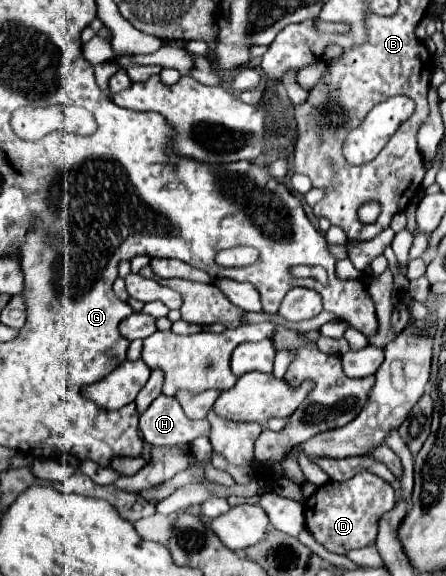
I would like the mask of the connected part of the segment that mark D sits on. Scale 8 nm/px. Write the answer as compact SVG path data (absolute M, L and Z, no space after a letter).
M361 471L343 483L329 481L321 485L305 501L305 527L327 551L345 555L351 549L375 543L377 523L383 513L395 507L395 501L395 489L387 481L371 475L369 471Z

